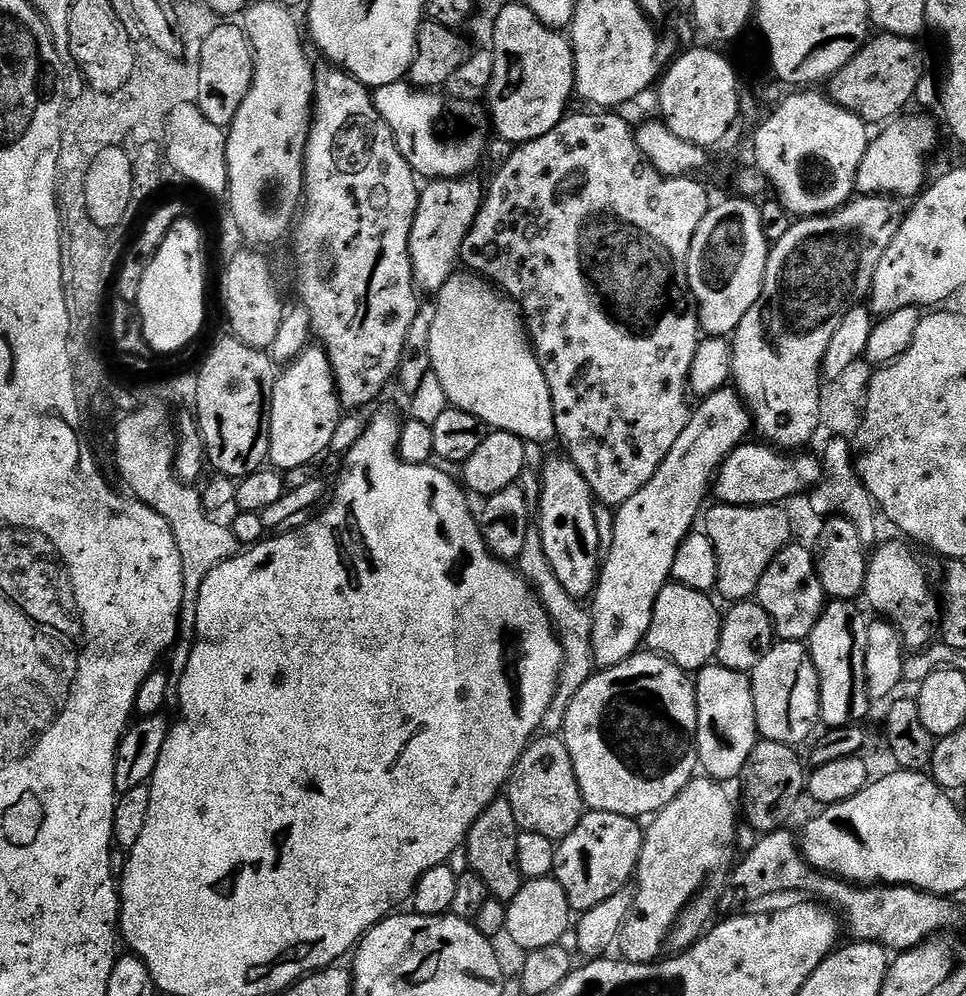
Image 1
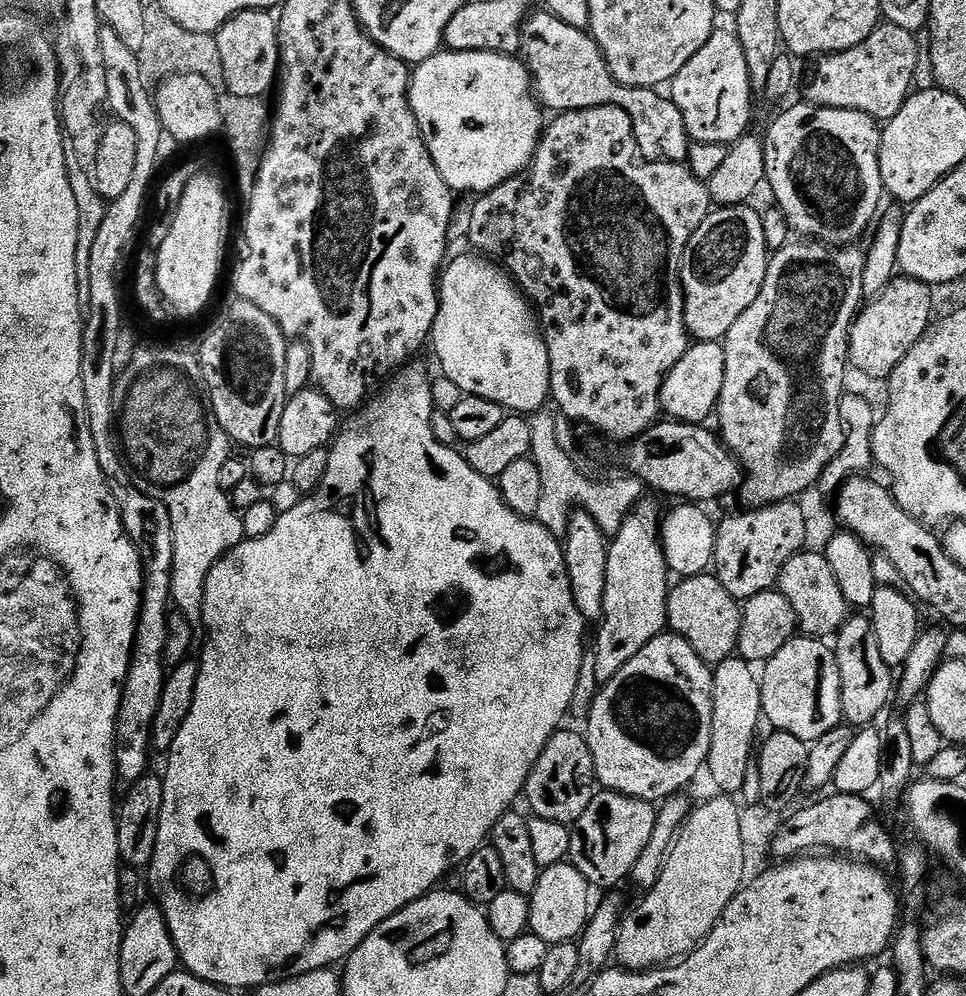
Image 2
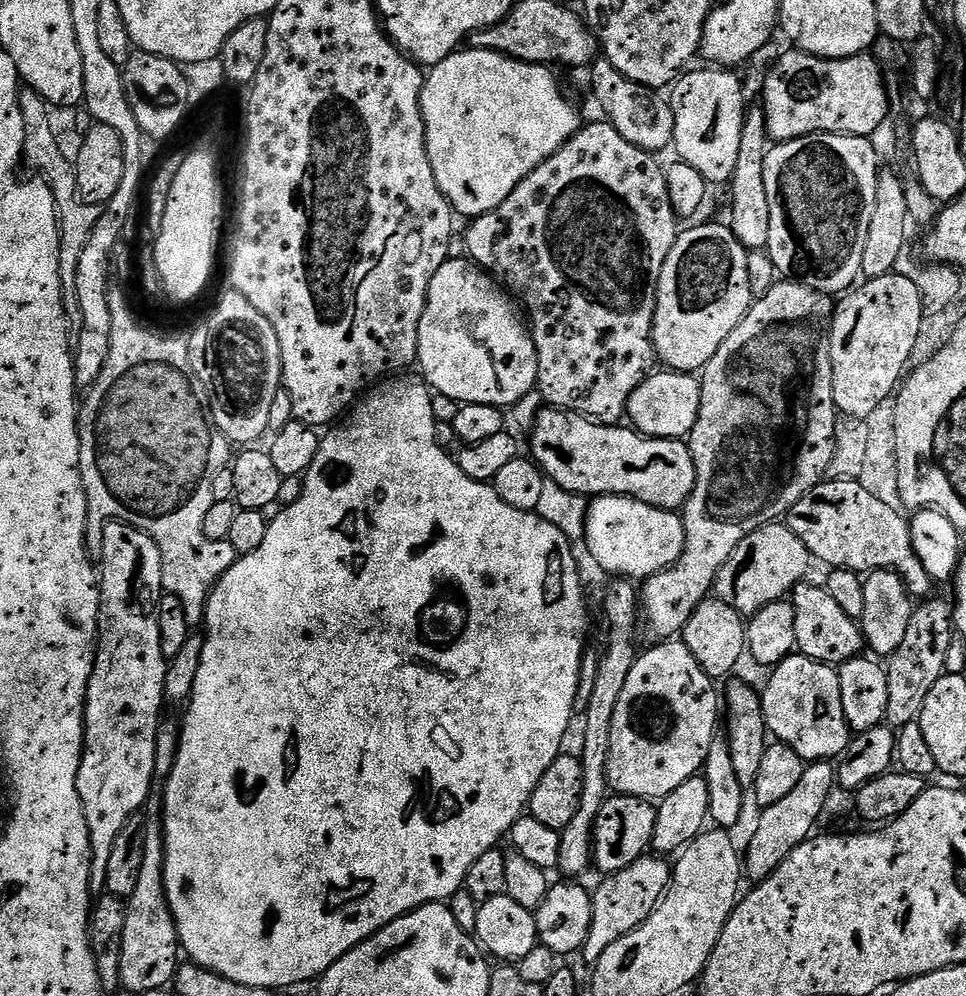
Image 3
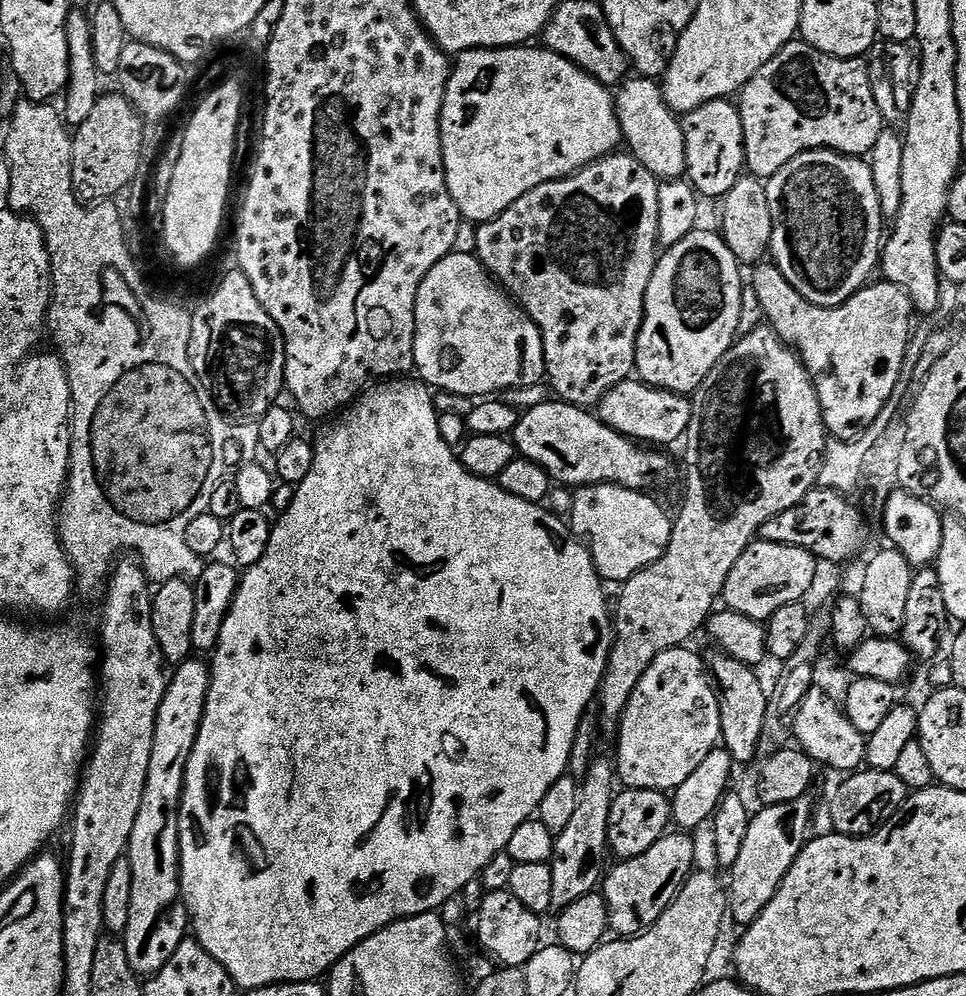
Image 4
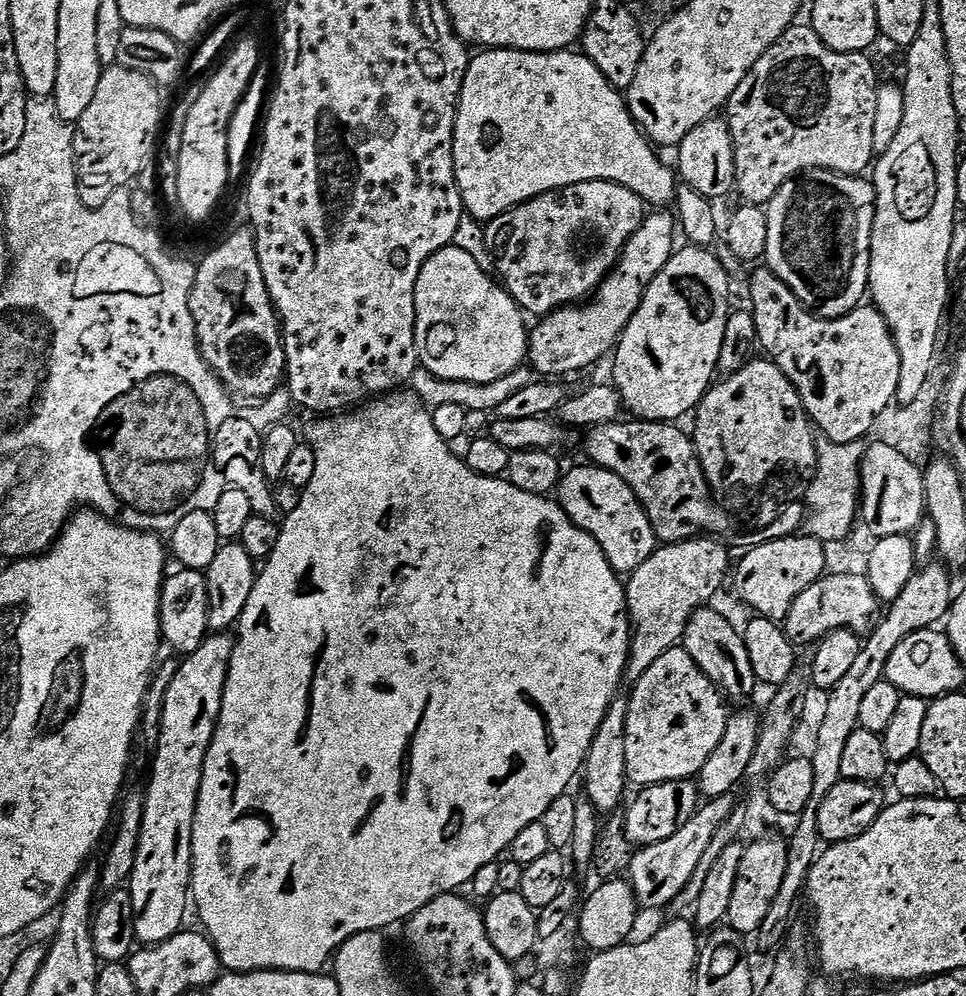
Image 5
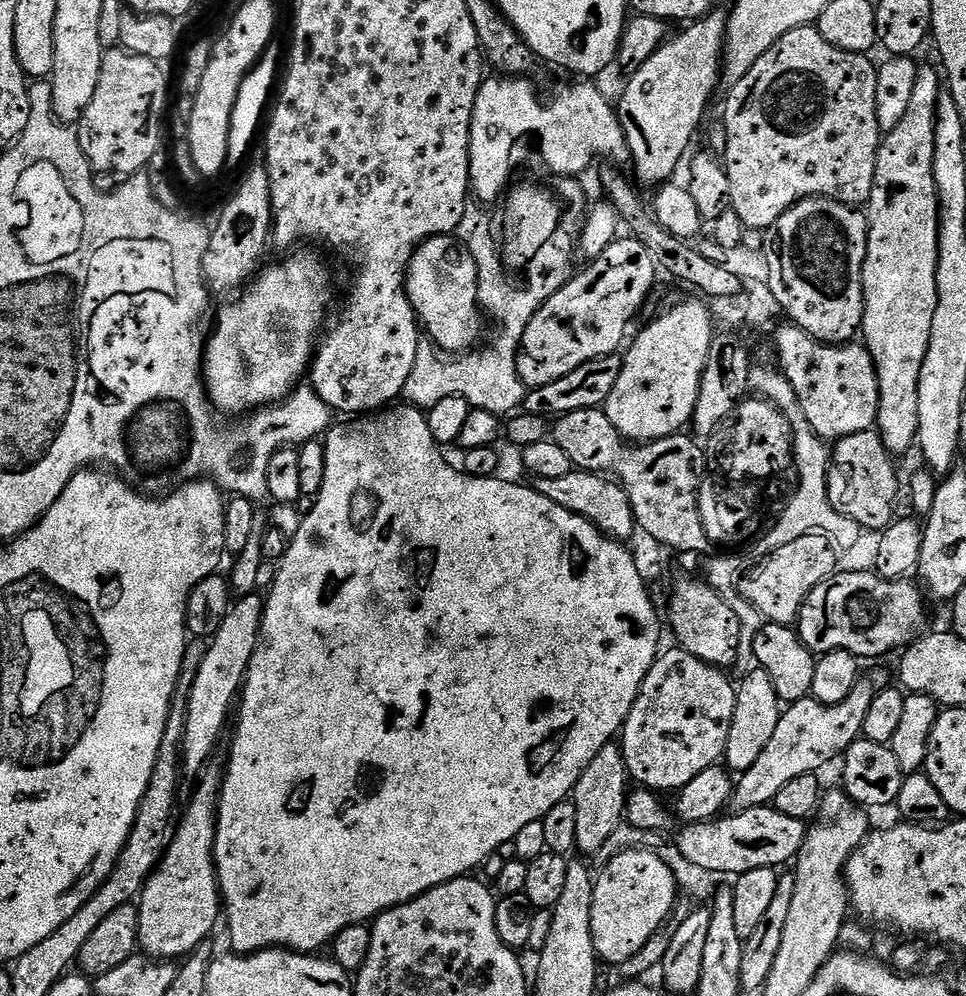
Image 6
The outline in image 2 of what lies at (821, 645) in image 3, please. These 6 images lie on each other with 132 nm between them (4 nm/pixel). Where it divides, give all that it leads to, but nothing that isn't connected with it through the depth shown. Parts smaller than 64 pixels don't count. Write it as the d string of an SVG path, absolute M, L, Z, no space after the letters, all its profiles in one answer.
M801 551L790 562L786 562L784 571L778 581L779 591L788 599L796 616L799 631L808 638L825 638L836 634L849 619L850 607L840 596L839 586L826 567L824 559L819 554Z

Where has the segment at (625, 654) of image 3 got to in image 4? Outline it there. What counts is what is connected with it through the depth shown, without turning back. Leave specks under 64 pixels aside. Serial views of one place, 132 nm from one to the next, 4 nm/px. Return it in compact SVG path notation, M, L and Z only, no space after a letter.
M597 755L588 768L586 778L579 781L580 804L575 808L566 830L562 830L562 834L556 837L554 854L550 861L554 874L553 909L566 909L578 902L578 898L586 898L601 887L606 875L604 863L610 860L608 823L614 799L612 783L615 785L617 780L615 763L609 757L607 760L606 757Z

